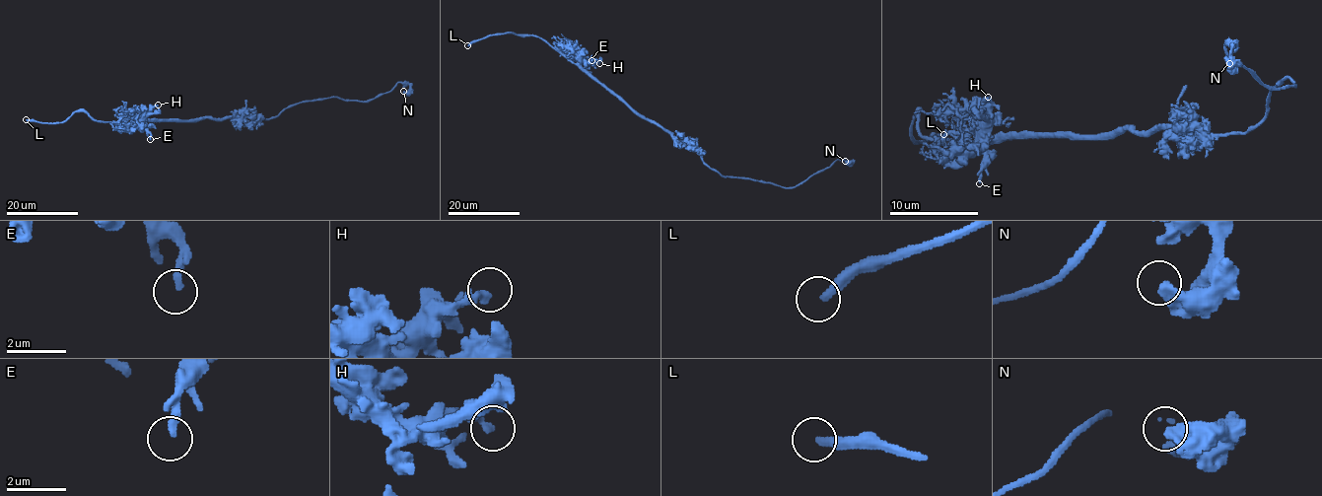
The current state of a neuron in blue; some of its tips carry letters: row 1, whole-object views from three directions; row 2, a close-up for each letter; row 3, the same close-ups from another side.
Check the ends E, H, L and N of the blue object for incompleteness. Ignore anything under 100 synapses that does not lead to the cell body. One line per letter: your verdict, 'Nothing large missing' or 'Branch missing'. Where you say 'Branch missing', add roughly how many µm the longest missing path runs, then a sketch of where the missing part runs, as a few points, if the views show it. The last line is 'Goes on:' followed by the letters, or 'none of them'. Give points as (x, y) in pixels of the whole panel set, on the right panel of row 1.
E: Nothing large missing
H: Nothing large missing
L: Branch missing. Missing length about 40 µm. Course of what is missing: (943, 134), (967, 139), (979, 150), (1016, 152), (1036, 177), (1054, 180), (1068, 178), (1089, 157), (1085, 154)
N: Nothing large missing
Goes on: L

